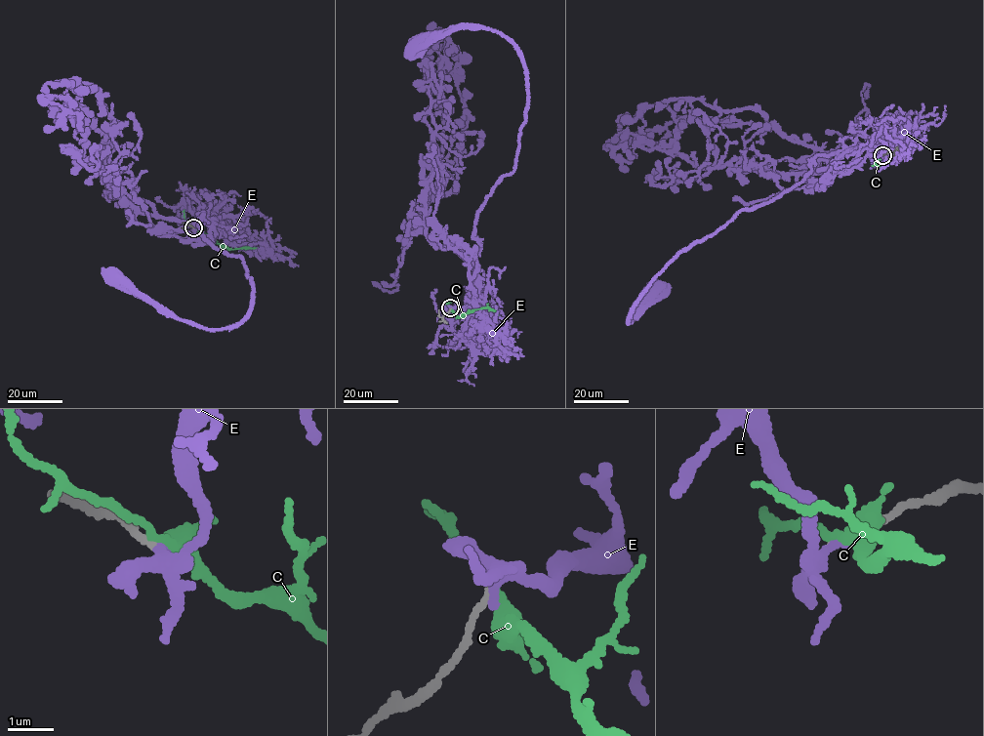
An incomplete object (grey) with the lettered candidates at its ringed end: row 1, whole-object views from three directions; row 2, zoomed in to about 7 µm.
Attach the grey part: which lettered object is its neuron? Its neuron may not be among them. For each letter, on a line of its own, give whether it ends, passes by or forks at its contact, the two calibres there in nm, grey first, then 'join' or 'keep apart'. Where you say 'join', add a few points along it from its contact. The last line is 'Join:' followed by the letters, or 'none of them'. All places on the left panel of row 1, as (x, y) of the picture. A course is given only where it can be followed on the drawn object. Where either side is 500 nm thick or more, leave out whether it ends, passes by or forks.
C: it passes by | 140/240 nm | keep apart
E: it forks | 140/220 nm | keep apart
Join: none of them

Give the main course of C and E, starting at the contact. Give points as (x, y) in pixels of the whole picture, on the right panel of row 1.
C: (883, 155), (890, 157), (881, 167), (875, 163), (880, 158)
E: (882, 155), (874, 142), (815, 156), (798, 184), (679, 253), (636, 301), (628, 323), (655, 288)

